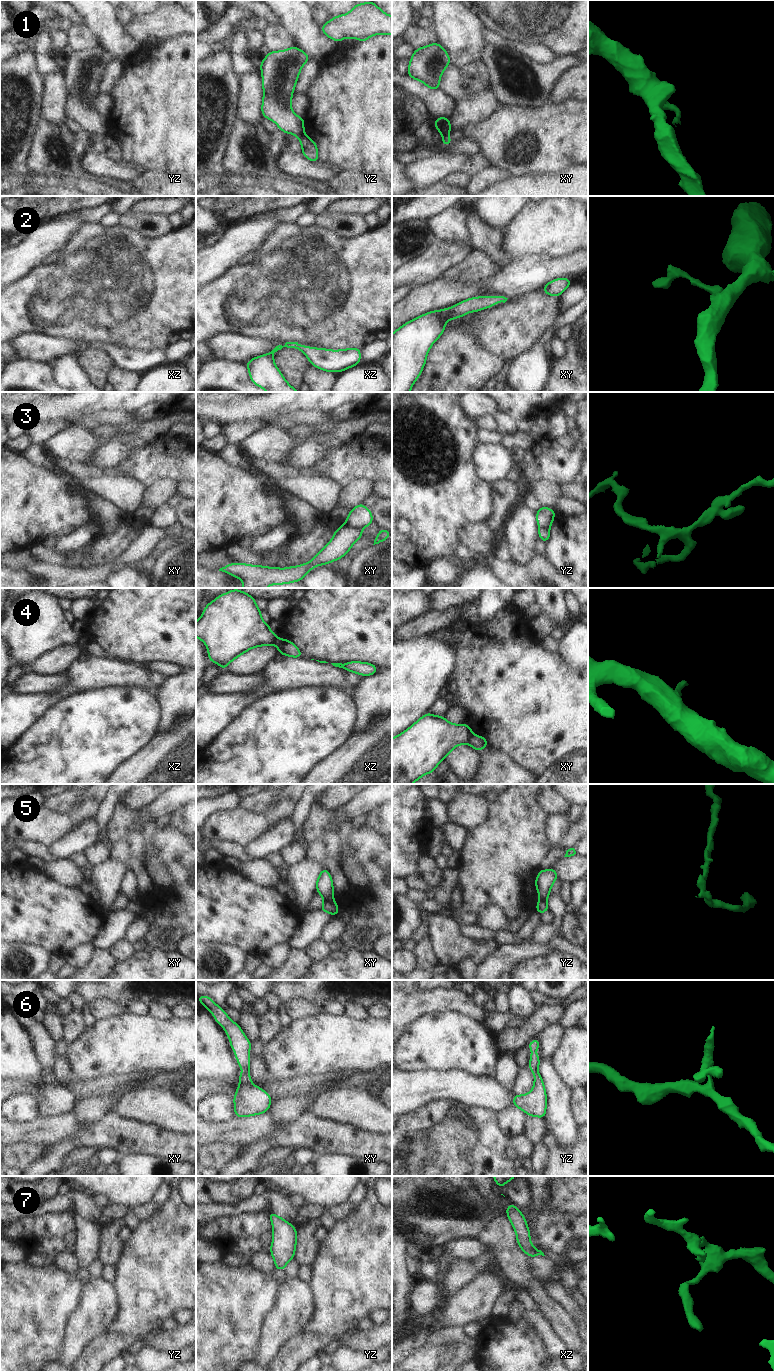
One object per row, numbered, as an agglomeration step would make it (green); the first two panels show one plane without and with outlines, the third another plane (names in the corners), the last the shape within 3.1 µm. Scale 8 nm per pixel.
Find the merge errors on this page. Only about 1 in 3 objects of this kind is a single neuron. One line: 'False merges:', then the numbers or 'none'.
False merges: 1, 3, 4, 5

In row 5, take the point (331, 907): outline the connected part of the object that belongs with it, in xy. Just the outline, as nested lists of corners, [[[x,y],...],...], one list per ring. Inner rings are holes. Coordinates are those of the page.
[[[324,901],[321,908],[320,908],[321,911],[323,912],[326,912],[326,913],[329,913],[329,914],[332,914],[334,916],[338,916],[339,914],[339,908],[338,908],[338,905],[335,901]]]

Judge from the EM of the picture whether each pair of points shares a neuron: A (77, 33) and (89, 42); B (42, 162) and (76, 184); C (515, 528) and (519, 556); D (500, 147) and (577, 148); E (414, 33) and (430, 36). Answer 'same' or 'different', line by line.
A: same
B: different
C: same
D: same
E: same

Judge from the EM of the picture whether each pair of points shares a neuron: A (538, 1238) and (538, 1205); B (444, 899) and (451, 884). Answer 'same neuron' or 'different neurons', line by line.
A: different neurons
B: same neuron

